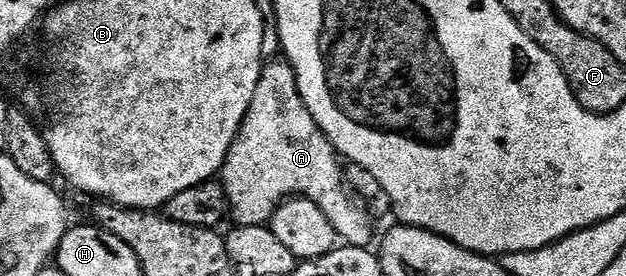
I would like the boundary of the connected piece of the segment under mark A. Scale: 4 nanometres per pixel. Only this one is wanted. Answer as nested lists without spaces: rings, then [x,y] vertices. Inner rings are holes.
[[[270,60],[263,65],[256,92],[252,96],[252,104],[222,165],[220,181],[226,193],[229,217],[235,218],[233,221],[239,226],[267,225],[286,199],[307,198],[320,208],[320,212],[324,212],[324,216],[328,216],[332,228],[345,245],[369,247],[374,238],[371,215],[367,207],[359,204],[355,195],[348,189],[340,155],[326,133],[316,124],[312,112],[308,112],[300,96],[294,69],[285,60]]]

